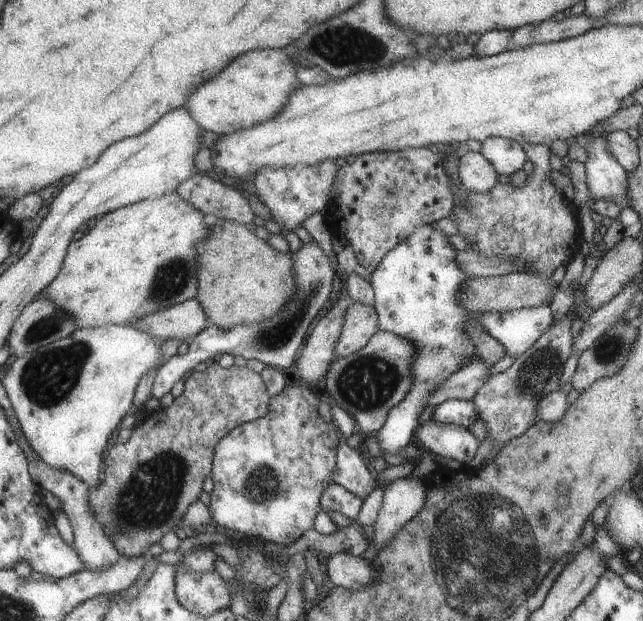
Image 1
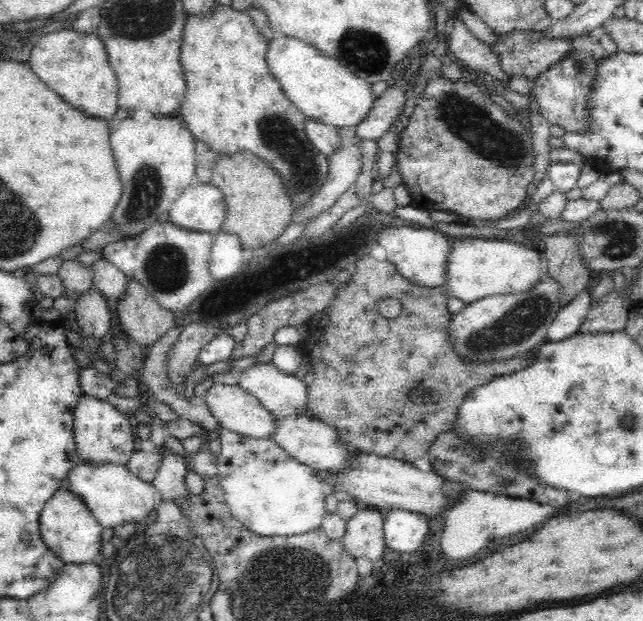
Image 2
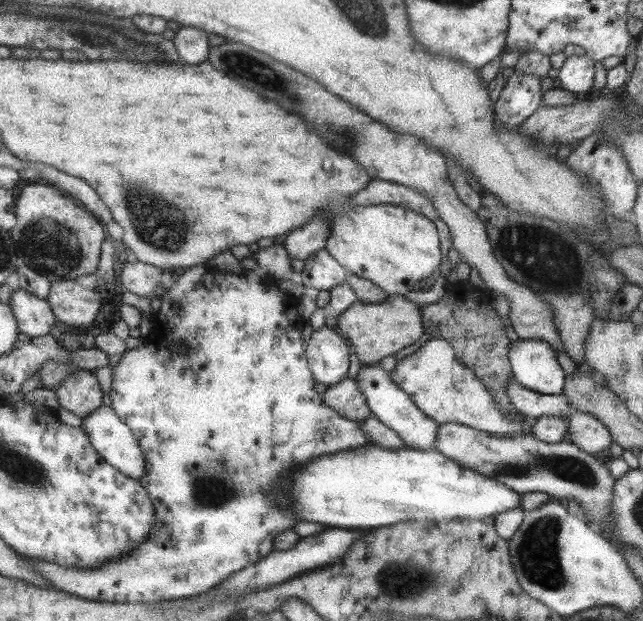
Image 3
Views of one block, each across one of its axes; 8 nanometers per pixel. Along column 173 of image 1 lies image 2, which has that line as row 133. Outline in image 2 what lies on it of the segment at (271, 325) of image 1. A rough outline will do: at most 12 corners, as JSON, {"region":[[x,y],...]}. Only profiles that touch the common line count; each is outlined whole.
{"region":[[406,80],[372,103],[355,136],[377,141],[404,103]]}

